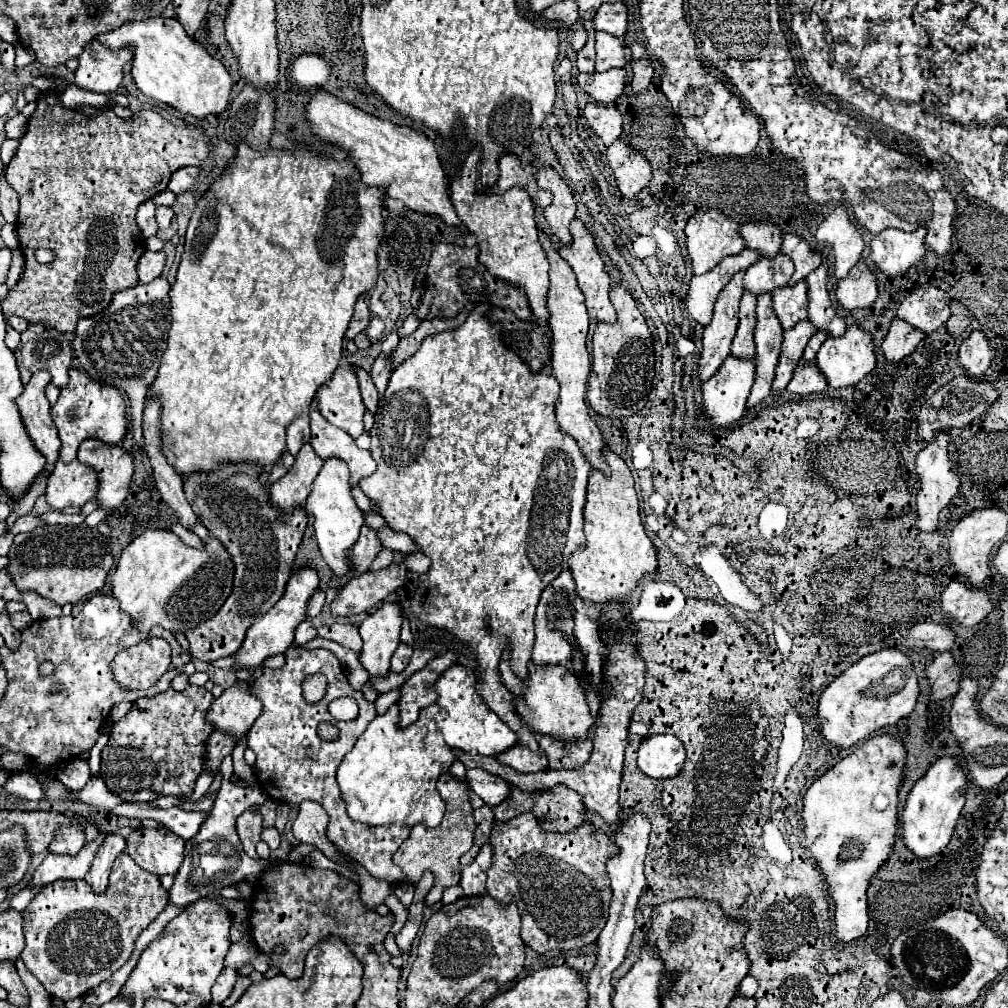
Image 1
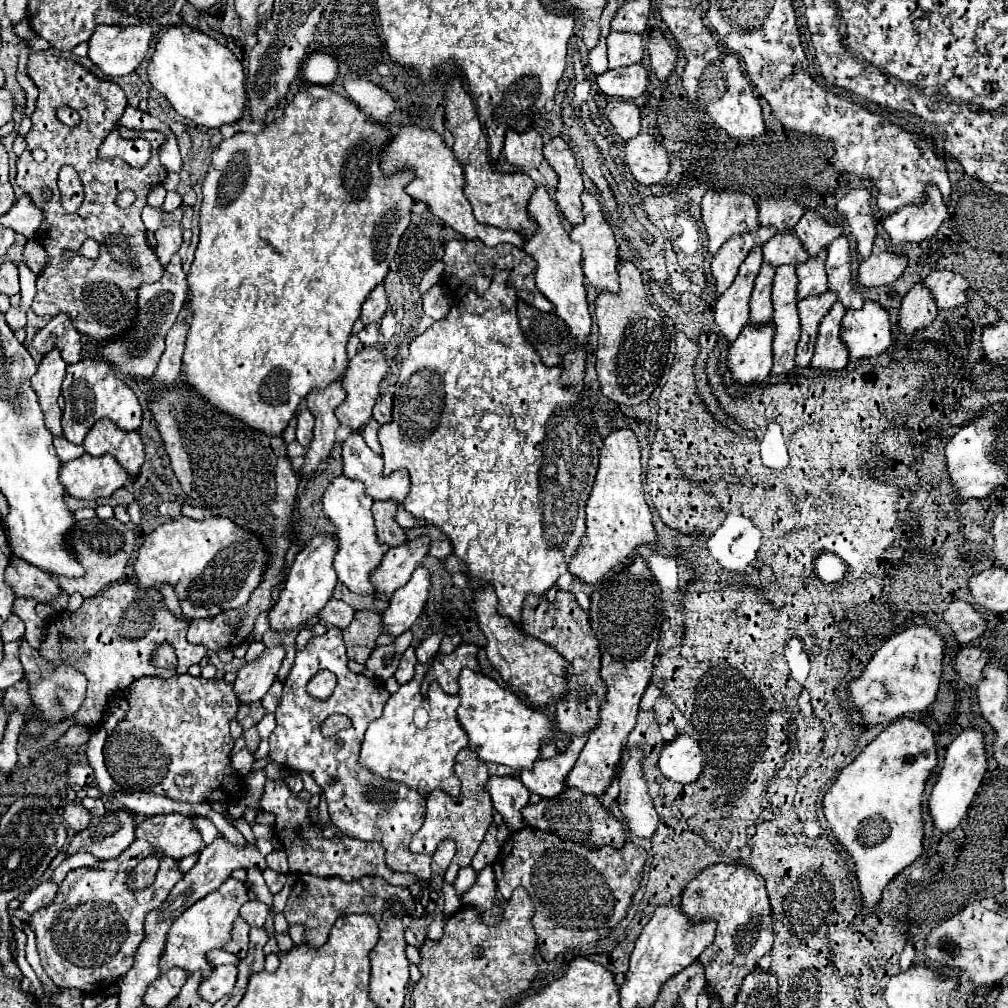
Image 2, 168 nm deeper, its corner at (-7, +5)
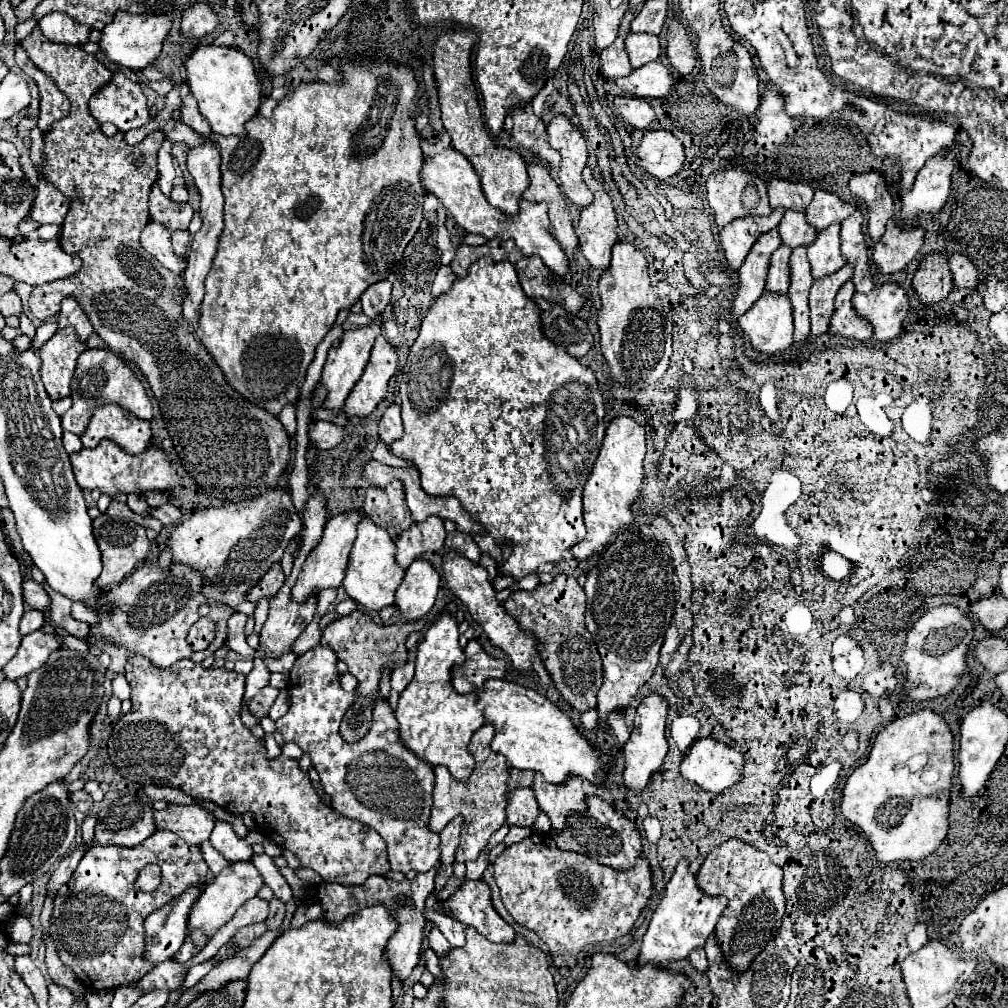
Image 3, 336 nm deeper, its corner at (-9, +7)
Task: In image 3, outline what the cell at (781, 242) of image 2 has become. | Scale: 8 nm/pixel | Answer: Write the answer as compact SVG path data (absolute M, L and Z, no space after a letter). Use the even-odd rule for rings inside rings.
M786 209L778 225L778 231L780 231L782 243L792 249L798 245L810 245L818 235L818 231L806 221L806 215L802 211L792 211L792 209Z

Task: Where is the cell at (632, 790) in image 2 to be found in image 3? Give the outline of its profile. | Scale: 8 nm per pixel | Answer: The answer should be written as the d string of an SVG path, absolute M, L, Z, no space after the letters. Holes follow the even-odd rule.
M648 693L640 705L636 707L634 715L634 729L630 733L628 743L624 745L624 759L626 759L626 769L624 769L624 783L626 787L632 787L636 793L642 793L646 787L650 775L662 765L666 753L668 753L668 741L664 735L666 729L666 717L668 717L668 701L658 695L658 693Z

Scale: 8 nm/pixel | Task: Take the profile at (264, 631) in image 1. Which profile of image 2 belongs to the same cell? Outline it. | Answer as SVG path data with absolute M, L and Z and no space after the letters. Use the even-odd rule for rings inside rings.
M318 535L314 537L294 559L284 589L280 593L278 603L268 611L268 621L270 621L270 629L276 633L284 633L284 631L292 631L296 627L306 625L310 619L314 619L318 615L318 611L326 605L326 601L332 597L334 585L336 585L336 571L332 567L332 559L336 553L336 539L334 537L326 537L326 535Z

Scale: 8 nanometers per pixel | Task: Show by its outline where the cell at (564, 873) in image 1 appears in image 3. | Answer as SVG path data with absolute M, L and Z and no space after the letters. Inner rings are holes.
M532 833L530 837L504 849L494 861L494 879L500 887L500 897L506 911L514 917L516 923L538 933L538 937L548 945L552 963L556 967L574 967L584 945L624 937L634 927L638 915L652 895L650 863L644 857L638 859L634 869L618 871L604 867L586 855L560 851L548 833Z

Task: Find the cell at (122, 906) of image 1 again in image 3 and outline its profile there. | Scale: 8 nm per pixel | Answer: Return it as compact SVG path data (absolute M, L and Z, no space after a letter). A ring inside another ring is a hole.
M156 831L136 847L94 845L78 863L76 875L60 887L54 901L50 935L60 961L92 991L116 989L114 985L142 979L154 967L144 959L144 919L190 887L204 885L206 879L208 865L200 847L184 843L172 831ZM148 863L160 865L162 885L152 893L142 893L136 891L134 883L140 869Z

